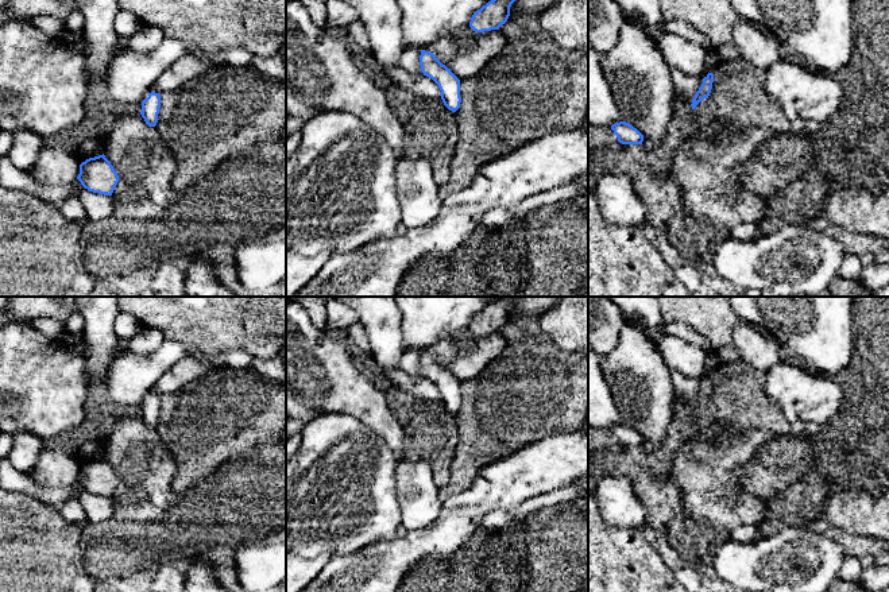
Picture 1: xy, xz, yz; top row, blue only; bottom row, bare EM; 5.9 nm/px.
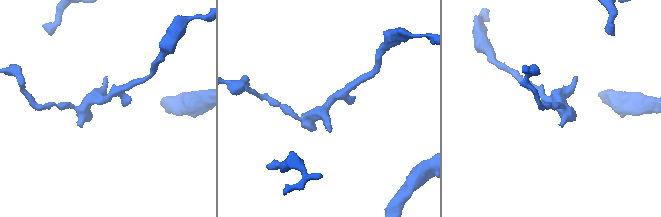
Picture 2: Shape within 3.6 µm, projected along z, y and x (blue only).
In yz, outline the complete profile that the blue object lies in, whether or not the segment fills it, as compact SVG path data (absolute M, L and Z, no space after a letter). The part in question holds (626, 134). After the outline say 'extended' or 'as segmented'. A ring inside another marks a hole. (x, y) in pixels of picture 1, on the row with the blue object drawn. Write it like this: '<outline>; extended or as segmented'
M626 121L612 124L611 129L622 144L642 144L643 142L643 135Z; as segmented

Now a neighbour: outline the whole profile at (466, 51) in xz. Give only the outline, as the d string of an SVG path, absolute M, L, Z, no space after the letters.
M469 26L447 34L421 50L433 53L459 80L478 74L506 45L499 30L476 32Z

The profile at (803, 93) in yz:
M797 58L780 59L765 73L766 96L782 108L792 123L800 119L815 120L822 124L834 117L840 108L843 88L834 74L822 74Z

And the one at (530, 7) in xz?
M515 0L510 7L510 15L514 13L540 15L553 1L554 0Z

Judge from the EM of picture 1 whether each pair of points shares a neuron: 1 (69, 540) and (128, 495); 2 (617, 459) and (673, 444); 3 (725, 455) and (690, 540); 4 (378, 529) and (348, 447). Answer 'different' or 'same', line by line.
1: different
2: same
3: same
4: same

